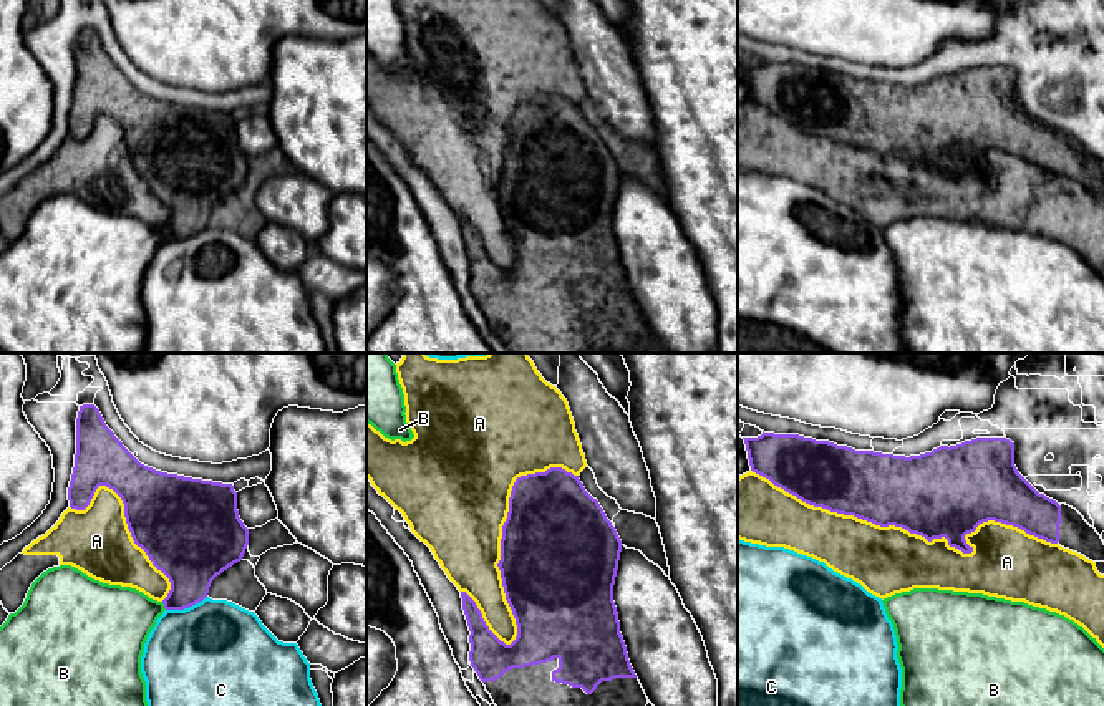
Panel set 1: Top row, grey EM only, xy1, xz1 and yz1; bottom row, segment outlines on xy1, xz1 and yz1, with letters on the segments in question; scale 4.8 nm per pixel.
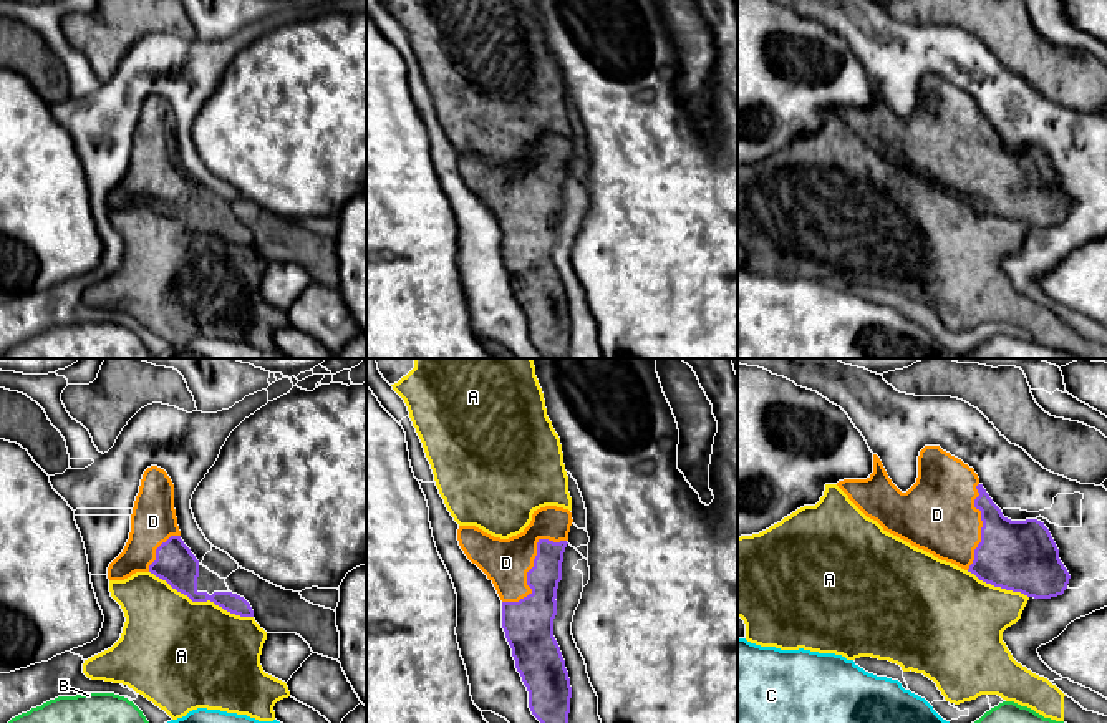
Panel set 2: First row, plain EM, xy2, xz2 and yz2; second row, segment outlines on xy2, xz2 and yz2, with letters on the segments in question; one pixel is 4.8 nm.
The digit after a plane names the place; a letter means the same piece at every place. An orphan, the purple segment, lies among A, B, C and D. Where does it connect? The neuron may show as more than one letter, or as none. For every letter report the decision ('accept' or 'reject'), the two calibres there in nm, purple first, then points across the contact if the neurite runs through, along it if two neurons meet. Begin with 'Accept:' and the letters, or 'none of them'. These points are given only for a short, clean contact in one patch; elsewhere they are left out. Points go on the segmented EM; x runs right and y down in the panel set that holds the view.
Accept: D
A: reject; calibres 440 and 340 nm
B: reject; calibres 280 and 340 nm
C: reject; calibres 320 and 500 nm
D: accept; calibres 220 and 220 nm

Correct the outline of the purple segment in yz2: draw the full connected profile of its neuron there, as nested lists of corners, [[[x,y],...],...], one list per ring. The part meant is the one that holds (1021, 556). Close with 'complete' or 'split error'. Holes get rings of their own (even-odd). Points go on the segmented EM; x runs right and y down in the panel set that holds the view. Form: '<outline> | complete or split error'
[[[940,446],[920,451],[918,478],[906,493],[892,483],[877,454],[867,479],[837,486],[883,531],[986,584],[1034,599],[1067,589],[1071,575],[1044,522],[1004,517],[974,469]]] | split error

